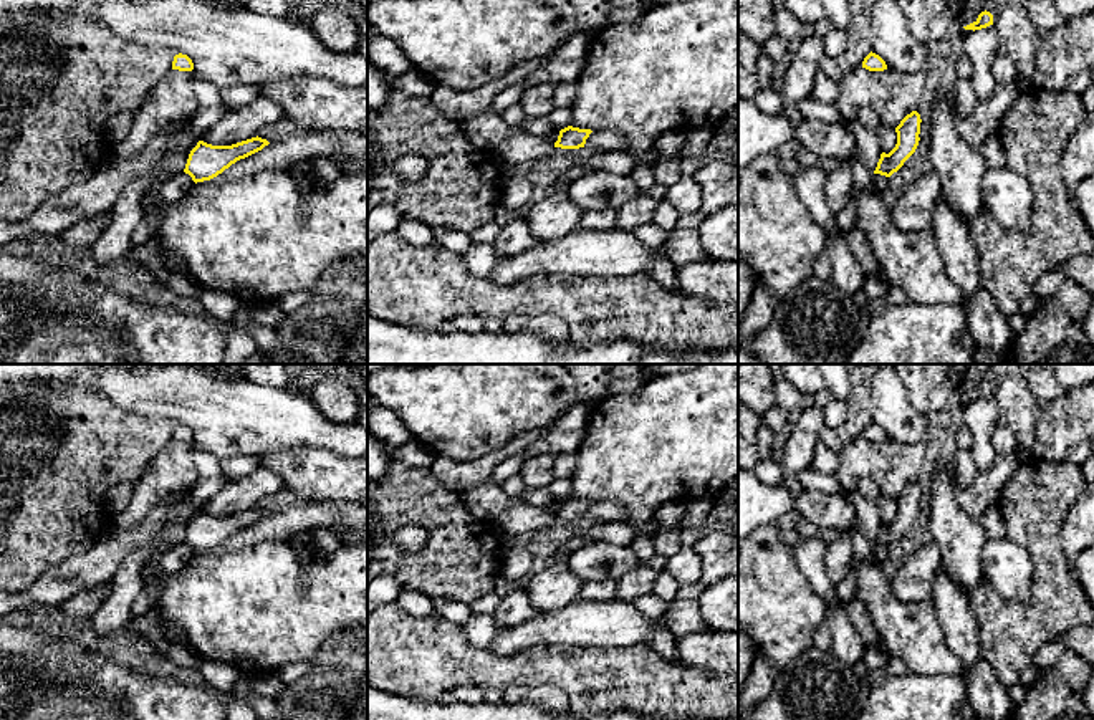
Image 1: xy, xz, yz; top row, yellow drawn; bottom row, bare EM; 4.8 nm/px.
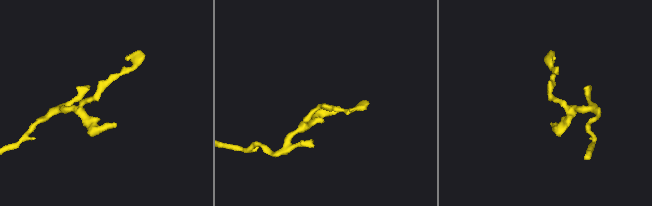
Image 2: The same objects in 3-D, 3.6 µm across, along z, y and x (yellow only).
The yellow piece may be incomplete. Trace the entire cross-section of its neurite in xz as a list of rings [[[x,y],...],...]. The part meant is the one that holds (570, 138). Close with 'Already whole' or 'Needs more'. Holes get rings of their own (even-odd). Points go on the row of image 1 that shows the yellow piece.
[[[568,126],[559,131],[554,147],[561,147],[561,149],[584,147],[586,139],[589,137],[591,132],[593,132],[591,129],[579,129],[579,127]]]. Already whole

